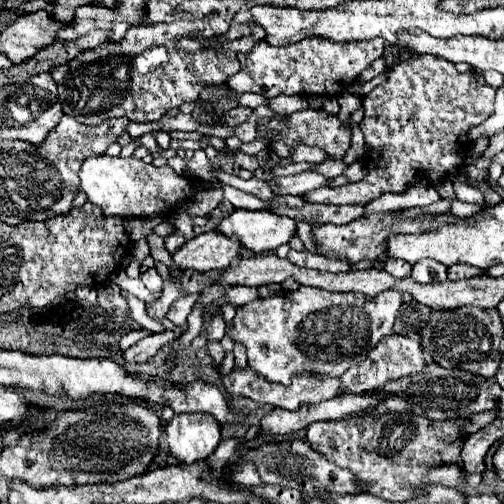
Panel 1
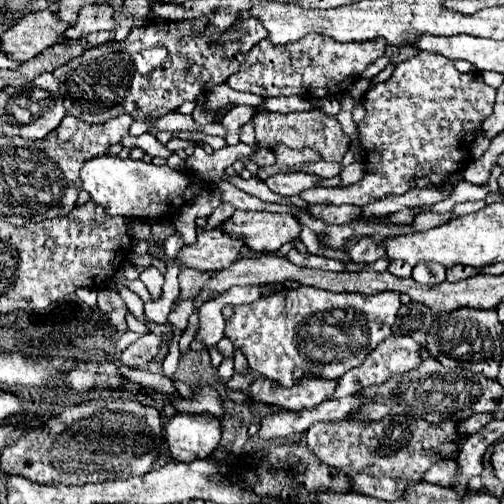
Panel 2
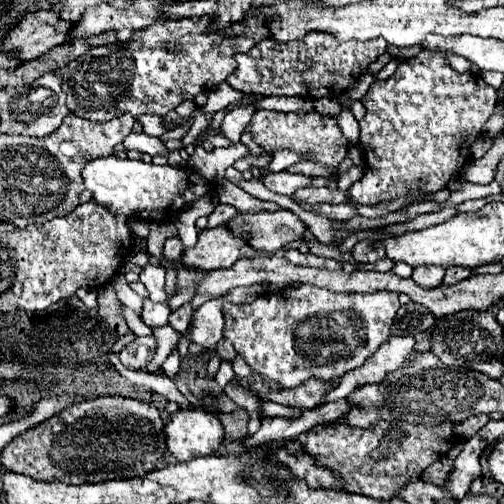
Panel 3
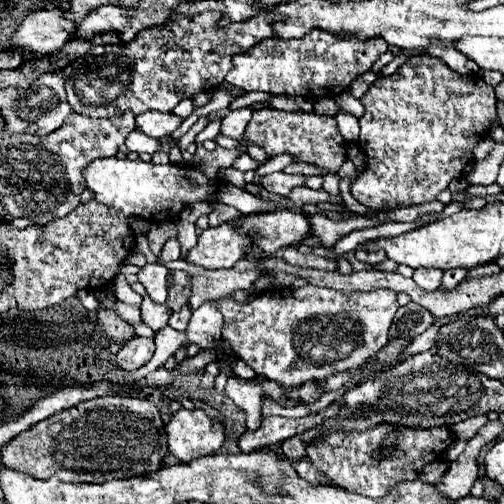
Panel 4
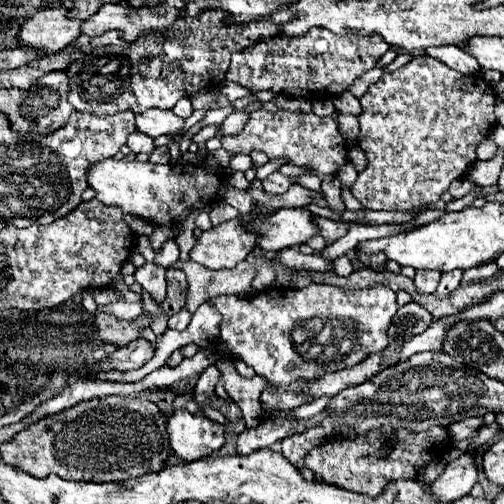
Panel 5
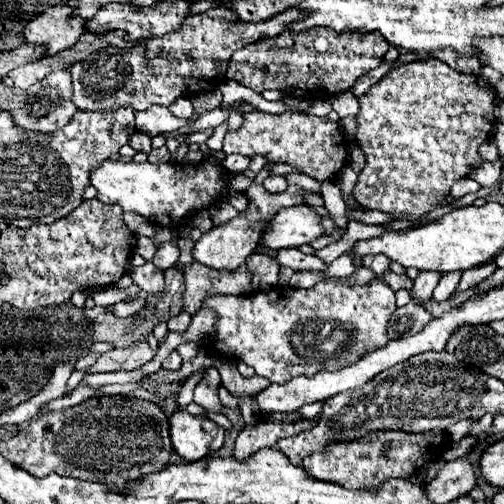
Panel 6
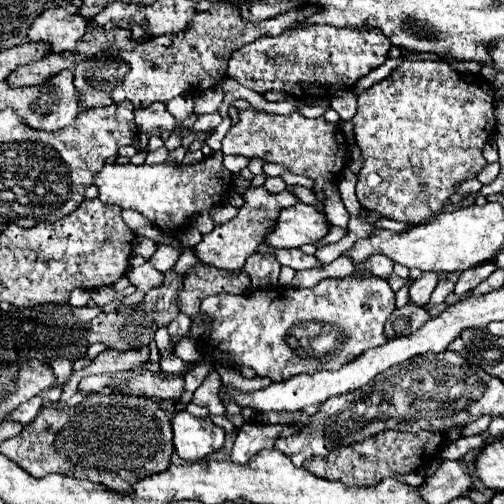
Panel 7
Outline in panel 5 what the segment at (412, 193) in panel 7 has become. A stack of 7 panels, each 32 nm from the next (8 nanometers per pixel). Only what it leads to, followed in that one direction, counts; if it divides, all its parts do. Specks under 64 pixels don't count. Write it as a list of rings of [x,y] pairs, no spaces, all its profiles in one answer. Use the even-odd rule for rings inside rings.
[[[430,56],[414,58],[402,68],[390,74],[382,74],[382,78],[372,84],[368,92],[360,98],[360,104],[362,114],[358,116],[358,144],[366,152],[366,160],[372,160],[372,156],[394,154],[392,166],[368,166],[358,174],[352,194],[368,210],[406,210],[416,214],[424,212],[430,204],[438,202],[444,192],[448,192],[454,180],[466,176],[468,166],[478,160],[478,144],[492,132],[496,124],[494,88],[480,74],[460,74]]]

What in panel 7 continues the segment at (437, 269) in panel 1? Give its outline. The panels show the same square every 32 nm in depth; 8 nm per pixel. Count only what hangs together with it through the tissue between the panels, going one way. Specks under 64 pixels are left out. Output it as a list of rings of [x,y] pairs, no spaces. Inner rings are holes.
[[[424,272],[424,276],[414,280],[414,284],[410,286],[410,302],[416,306],[426,306],[436,284],[438,284],[438,274],[436,272]]]

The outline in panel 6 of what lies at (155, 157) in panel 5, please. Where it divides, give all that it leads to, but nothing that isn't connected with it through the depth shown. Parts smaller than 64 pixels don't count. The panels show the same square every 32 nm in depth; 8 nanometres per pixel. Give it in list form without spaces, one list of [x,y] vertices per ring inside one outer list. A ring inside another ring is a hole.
[[[166,146],[152,150],[148,155],[147,161],[152,164],[166,163],[171,159],[171,154]]]

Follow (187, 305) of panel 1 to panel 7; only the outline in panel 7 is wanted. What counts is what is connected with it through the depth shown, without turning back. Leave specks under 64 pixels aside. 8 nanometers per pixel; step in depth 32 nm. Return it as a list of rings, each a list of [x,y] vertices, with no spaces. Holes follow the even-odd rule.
[[[178,314],[178,318],[168,324],[168,332],[172,338],[184,338],[190,332],[190,326],[192,326],[192,320],[188,316]]]

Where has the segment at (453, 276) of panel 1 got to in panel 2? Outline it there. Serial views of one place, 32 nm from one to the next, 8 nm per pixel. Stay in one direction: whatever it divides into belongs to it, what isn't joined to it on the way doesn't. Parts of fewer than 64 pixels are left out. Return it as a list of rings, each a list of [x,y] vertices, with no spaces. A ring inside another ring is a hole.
[[[456,266],[456,268],[450,268],[446,270],[446,282],[458,282],[458,280],[464,280],[464,278],[470,278],[478,274],[478,270],[474,268],[464,268],[464,266]]]

